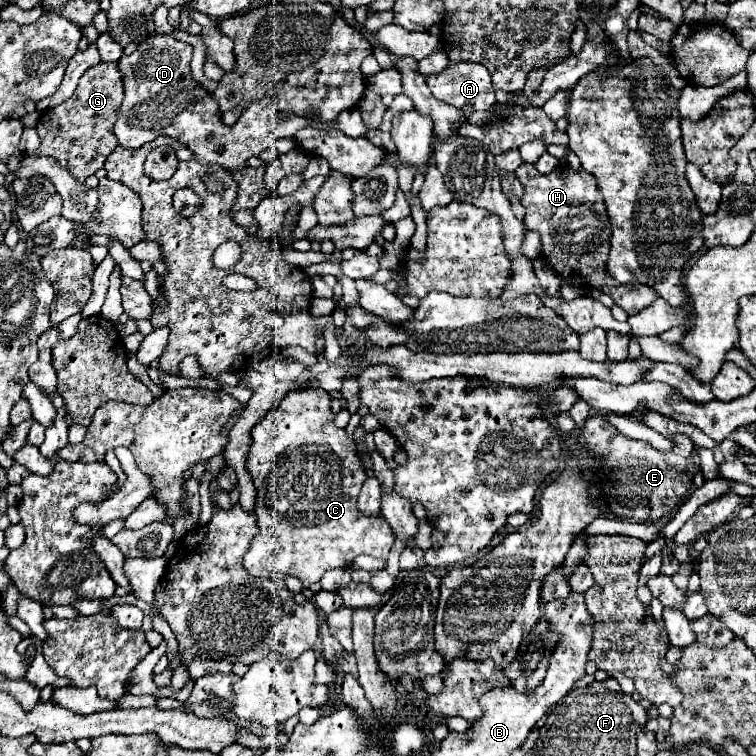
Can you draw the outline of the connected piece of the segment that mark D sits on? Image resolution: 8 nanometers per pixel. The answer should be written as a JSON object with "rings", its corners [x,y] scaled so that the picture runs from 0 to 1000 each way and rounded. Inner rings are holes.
{"rings":[[[201,48],[172,74],[159,77],[156,87],[164,108],[164,132],[148,169],[159,193],[177,198],[209,180],[225,180],[251,196],[265,217],[288,217],[310,228],[323,222],[331,206],[341,206],[347,198],[360,193],[362,185],[386,183],[407,164],[397,153],[378,156],[373,164],[360,164],[357,153],[368,146],[368,135],[336,135],[310,167],[299,167],[288,135],[254,103],[251,79],[254,61],[230,48]]]}

